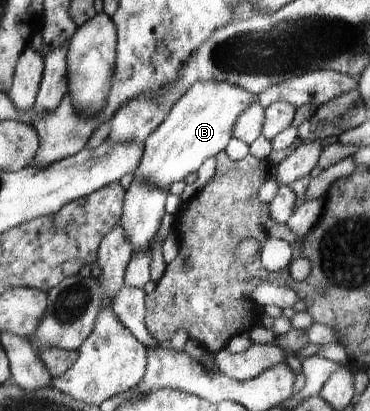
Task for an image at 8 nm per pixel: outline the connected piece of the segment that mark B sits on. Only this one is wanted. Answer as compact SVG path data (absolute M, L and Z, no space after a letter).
M223 80L219 83L217 81L195 81L187 93L183 93L183 97L179 97L169 115L159 125L158 130L144 142L142 160L134 172L134 176L143 177L145 181L151 181L151 183L169 190L171 183L185 179L188 175L202 168L207 160L224 152L229 140L234 137L234 126L237 124L238 118L247 110L247 107L256 102L258 102L257 94L251 94L241 87L229 85L227 81Z

